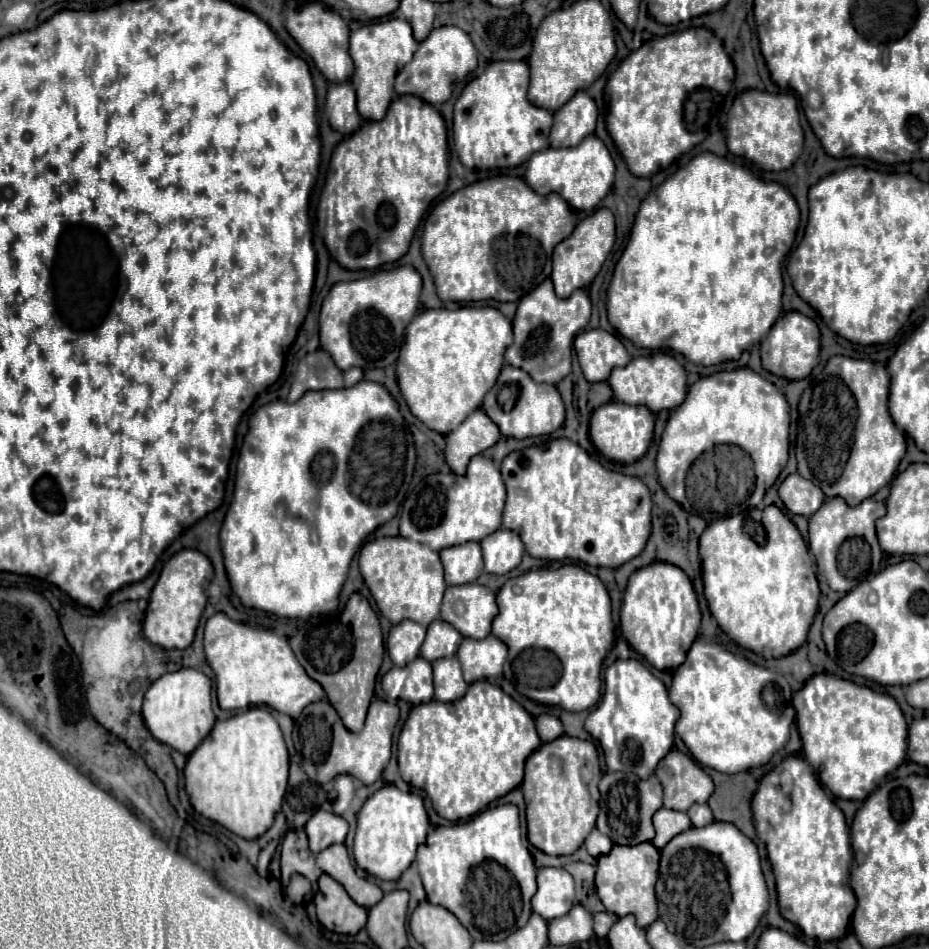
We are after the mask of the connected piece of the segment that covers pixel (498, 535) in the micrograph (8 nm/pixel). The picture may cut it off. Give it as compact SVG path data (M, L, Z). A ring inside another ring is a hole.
M499 529L487 535L481 541L485 571L495 575L505 575L507 571L515 569L523 557L523 543L517 533L509 529Z

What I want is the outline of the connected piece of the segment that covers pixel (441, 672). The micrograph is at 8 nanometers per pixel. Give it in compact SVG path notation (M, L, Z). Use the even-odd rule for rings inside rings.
M443 657L433 661L433 679L437 701L455 701L467 691L467 683L463 681L457 657Z

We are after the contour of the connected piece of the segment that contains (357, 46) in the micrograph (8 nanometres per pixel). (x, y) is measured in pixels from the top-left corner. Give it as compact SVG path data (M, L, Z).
M401 17L369 23L359 27L355 33L351 33L349 55L355 63L351 85L357 91L357 109L363 119L379 121L385 117L387 107L393 99L395 75L401 67L405 67L411 61L417 45L419 43L411 33L411 25L407 25L407 21Z

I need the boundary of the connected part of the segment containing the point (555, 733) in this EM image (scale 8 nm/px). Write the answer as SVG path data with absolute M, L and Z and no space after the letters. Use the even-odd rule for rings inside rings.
M547 713L539 715L539 717L535 719L535 725L537 725L537 733L539 733L539 737L541 737L543 743L553 741L553 739L557 739L557 737L563 735L563 725L561 725L561 721L559 721L557 717L553 717L553 715L547 715Z

